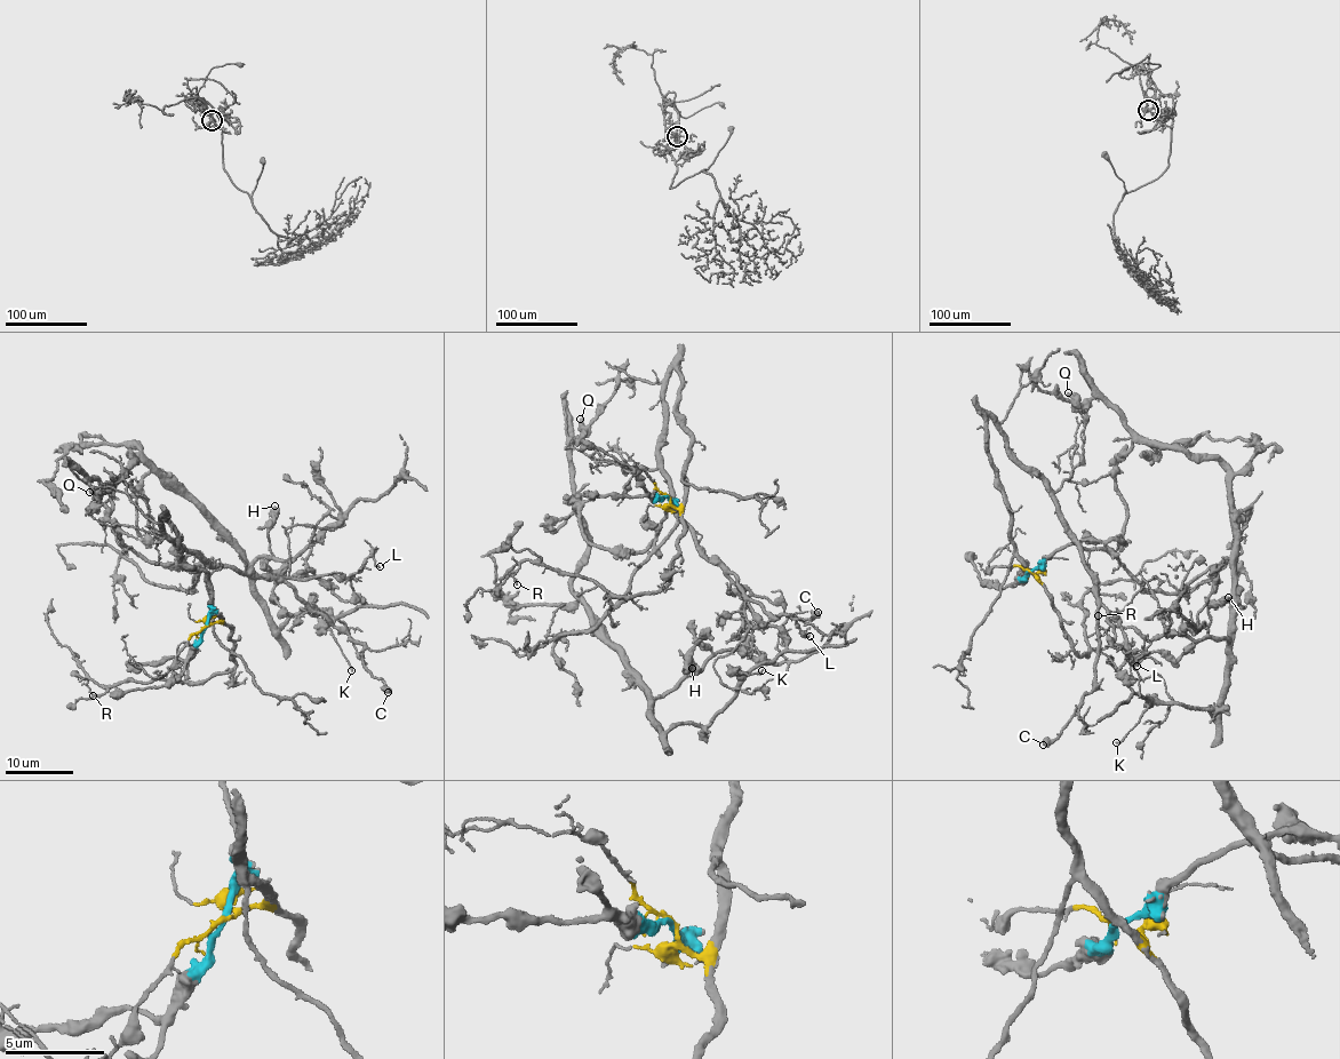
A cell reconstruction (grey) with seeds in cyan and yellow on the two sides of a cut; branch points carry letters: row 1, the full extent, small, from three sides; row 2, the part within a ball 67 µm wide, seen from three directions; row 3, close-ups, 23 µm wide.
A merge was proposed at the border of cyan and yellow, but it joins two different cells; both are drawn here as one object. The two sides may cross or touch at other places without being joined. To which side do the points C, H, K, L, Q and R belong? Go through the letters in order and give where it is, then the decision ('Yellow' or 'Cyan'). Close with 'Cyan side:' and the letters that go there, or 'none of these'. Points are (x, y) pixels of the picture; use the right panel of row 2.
C: Place: (1043, 745). Yellow
H: Place: (1228, 597). Cyan
K: Place: (1116, 742). Cyan
L: Place: (1137, 666). Yellow
Q: Place: (1068, 392). Cyan
R: Place: (1098, 615). Yellow
Cyan side: H, K, Q

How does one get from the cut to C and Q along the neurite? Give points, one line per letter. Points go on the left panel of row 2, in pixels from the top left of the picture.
C: (205, 627), (220, 619), (209, 572), (185, 562), (161, 519), (201, 560), (281, 581), (364, 647), (389, 693)
Q: (205, 627), (212, 599), (204, 557), (145, 560), (119, 539), (109, 486), (90, 478), (96, 491), (89, 492)

